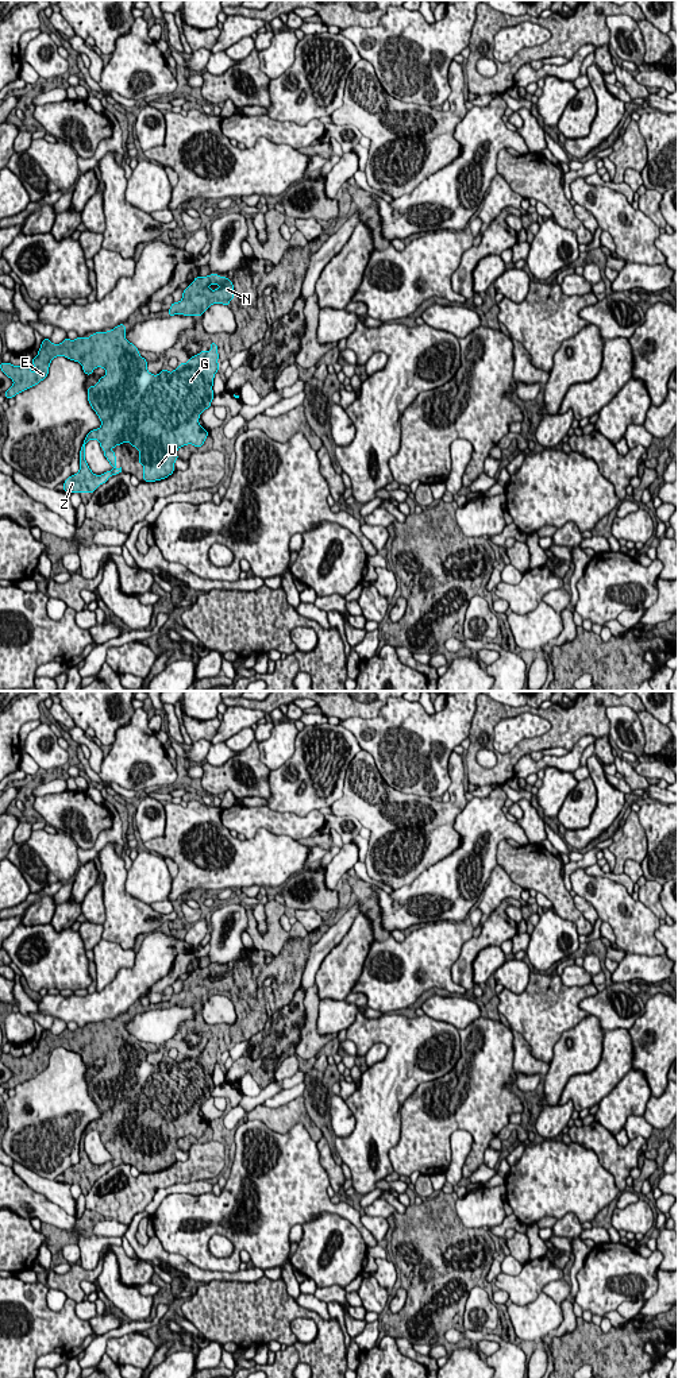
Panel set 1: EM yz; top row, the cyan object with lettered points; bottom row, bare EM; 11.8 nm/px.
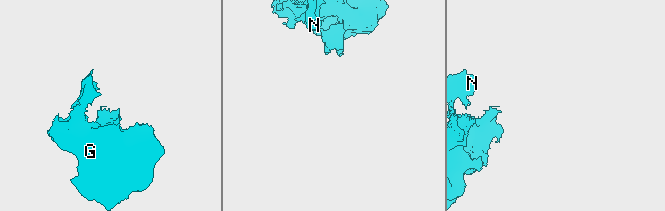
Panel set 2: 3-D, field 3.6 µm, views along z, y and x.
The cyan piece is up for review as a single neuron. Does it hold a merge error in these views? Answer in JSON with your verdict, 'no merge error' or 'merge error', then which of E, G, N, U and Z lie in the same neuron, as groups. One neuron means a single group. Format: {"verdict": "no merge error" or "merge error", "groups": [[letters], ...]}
{"verdict": "no merge error", "groups": [["E", "G", "N", "U", "Z"]]}

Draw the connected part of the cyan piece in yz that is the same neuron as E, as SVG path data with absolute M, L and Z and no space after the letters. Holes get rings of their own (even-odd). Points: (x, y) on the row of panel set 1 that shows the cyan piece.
M119 324L111 331L96 332L88 339L78 336L76 340L70 340L66 337L59 344L43 339L38 355L30 364L16 367L11 362L0 363L0 370L14 381L14 385L4 393L7 399L43 381L49 374L51 360L57 356L78 362L86 375L92 375L97 367L107 371L95 386L88 386L88 401L99 416L101 426L90 431L82 441L80 471L63 482L65 493L95 493L111 475L120 474L122 467L116 468L113 448L123 443L130 443L139 449L138 463L143 466L143 482L165 479L174 472L174 463L178 459L177 449L188 444L196 448L203 447L209 433L200 425L199 418L205 409L212 406L211 402L215 397L212 386L219 370L217 344L212 341L209 351L200 351L199 355L189 358L188 363L178 363L180 367L172 373L163 368L154 375L147 371L147 360L140 356L139 350L126 339L126 327ZM89 440L100 443L104 456L113 467L111 471L101 475L92 472L85 460L85 444Z

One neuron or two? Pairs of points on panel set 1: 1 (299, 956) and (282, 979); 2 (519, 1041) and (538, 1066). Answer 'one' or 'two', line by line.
1: one
2: one

